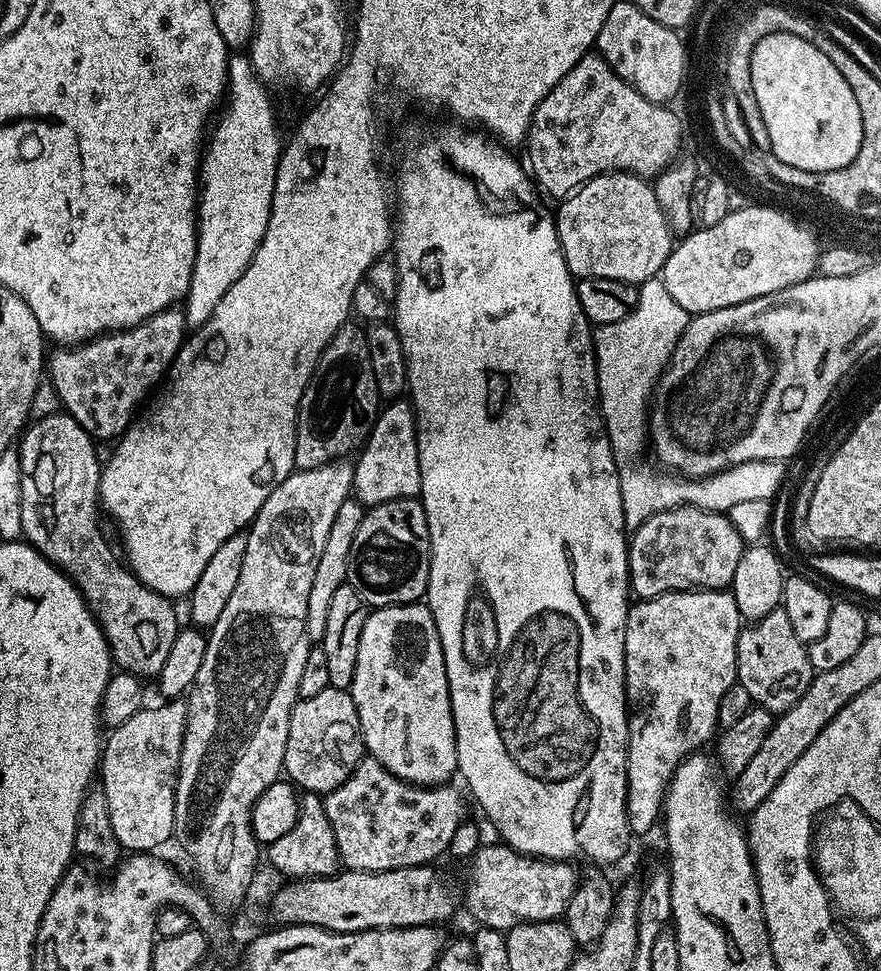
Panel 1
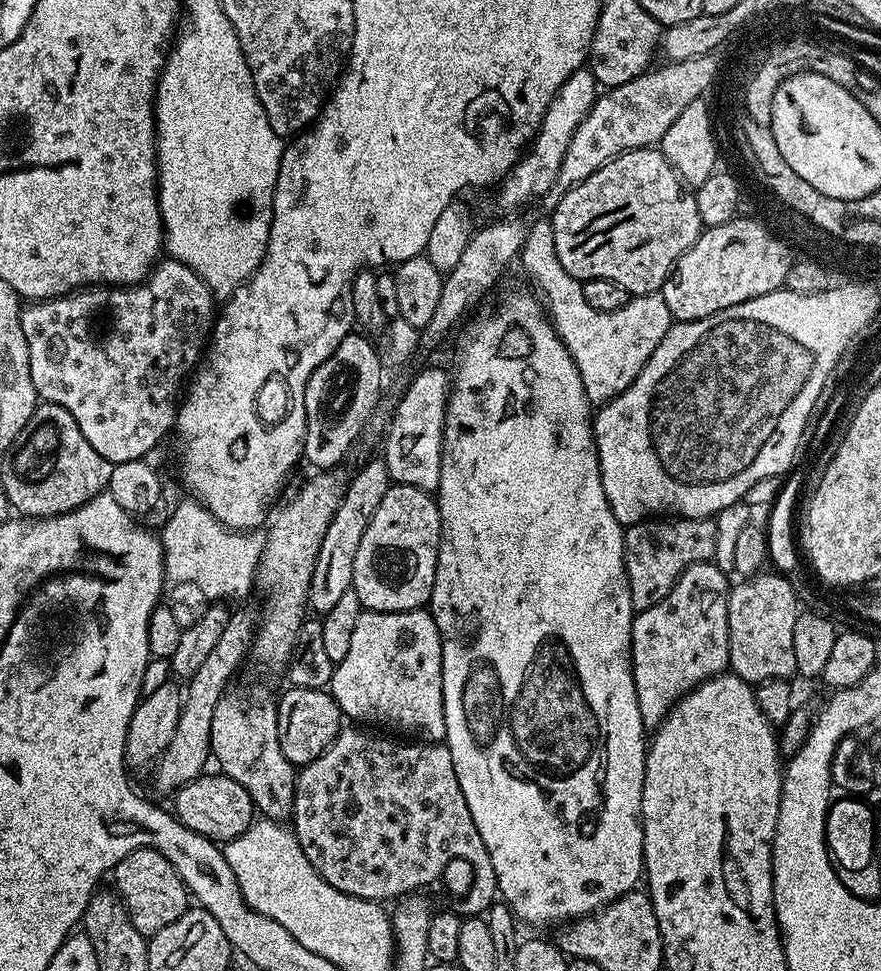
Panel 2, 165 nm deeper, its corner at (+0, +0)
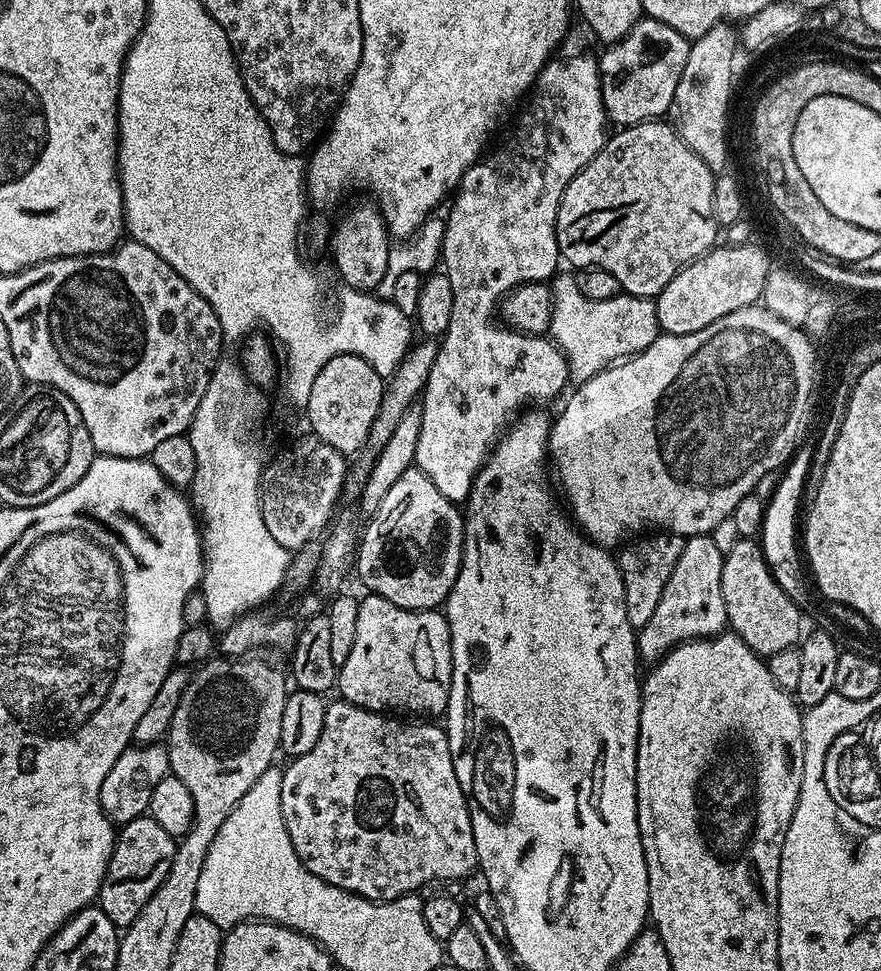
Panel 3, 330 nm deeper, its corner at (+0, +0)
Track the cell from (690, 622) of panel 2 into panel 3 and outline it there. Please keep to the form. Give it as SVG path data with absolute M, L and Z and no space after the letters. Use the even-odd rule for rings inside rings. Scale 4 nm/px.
M712 535L689 536L685 539L682 558L678 558L678 566L674 566L674 574L670 574L670 582L666 582L666 590L662 590L662 598L658 598L658 606L654 606L654 614L646 622L646 626L639 629L636 638L636 650L641 661L655 662L686 640L703 640L710 636L721 635L728 628L726 602L722 598L722 566L724 554L714 546Z

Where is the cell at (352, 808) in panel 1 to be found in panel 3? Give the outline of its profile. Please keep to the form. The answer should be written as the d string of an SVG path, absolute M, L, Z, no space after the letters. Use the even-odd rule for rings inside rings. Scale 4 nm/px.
M339 698L333 699L332 704L329 703L324 709L324 721L322 722L322 734L318 734L318 742L314 742L314 750L306 750L306 754L295 757L291 761L292 764L289 768L283 769L284 777L282 778L282 822L286 822L286 834L290 834L290 842L294 846L294 850L298 854L298 858L302 862L302 866L306 866L306 870L310 870L310 874L314 874L318 878L322 878L326 882L330 882L330 886L338 886L342 890L347 892L353 892L358 894L362 898L367 900L378 900L381 902L387 902L390 900L396 900L400 896L411 896L419 893L420 887L423 884L428 884L431 880L460 880L463 876L468 876L473 871L474 873L478 868L478 861L476 859L476 847L474 846L474 830L472 829L472 823L470 822L470 810L468 809L468 799L464 797L464 791L462 786L458 782L458 774L454 774L454 762L452 761L452 751L448 745L448 733L443 727L440 728L439 723L436 722L408 722L412 724L403 724L403 719L393 718L391 715L383 712L371 712L366 710L362 706L354 706L348 700L342 700Z

